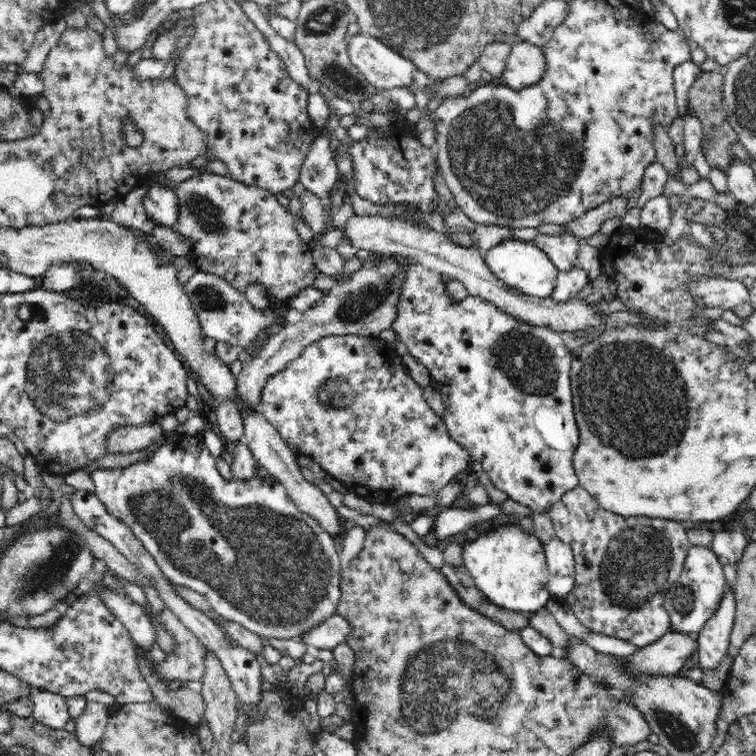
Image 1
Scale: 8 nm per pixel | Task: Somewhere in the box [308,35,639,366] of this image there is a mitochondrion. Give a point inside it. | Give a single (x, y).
(513, 171)

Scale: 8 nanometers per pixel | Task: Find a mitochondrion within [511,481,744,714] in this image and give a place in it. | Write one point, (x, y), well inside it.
(632, 571)

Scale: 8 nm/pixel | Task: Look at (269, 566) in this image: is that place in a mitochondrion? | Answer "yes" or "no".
yes

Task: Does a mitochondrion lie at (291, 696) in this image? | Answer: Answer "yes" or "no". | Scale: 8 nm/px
no

